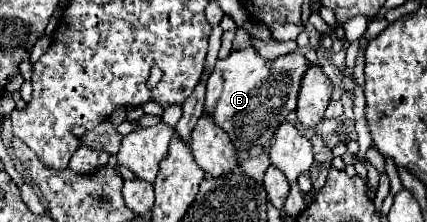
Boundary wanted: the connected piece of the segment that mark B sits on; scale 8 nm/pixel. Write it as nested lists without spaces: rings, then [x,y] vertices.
[[[255,47],[231,51],[229,57],[217,59],[205,97],[205,113],[229,133],[237,153],[249,151],[253,145],[267,145],[277,127],[295,111],[297,95],[309,63],[301,51],[293,51],[275,59],[259,57]]]

